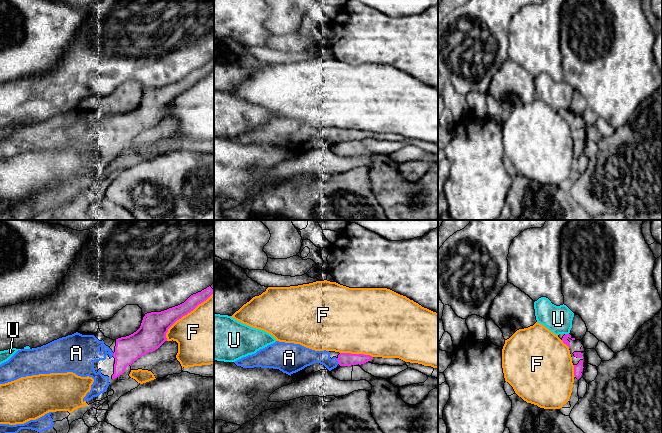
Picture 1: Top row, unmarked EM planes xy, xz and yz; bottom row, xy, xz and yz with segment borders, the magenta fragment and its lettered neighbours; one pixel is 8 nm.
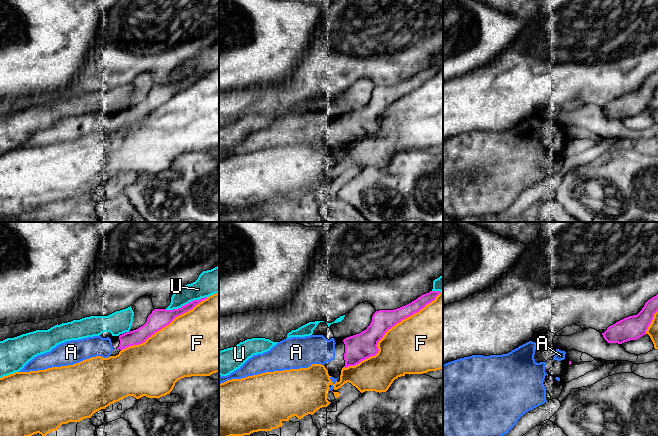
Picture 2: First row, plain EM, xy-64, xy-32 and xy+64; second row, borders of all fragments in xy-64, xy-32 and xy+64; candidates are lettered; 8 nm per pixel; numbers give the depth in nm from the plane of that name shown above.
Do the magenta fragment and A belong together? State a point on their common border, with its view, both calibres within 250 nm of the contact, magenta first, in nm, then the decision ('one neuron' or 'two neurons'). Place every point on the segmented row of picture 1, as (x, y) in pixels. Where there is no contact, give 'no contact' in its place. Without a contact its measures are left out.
meets magenta in xz at (337, 360); 110 nm thick on the magenta side, 140 nm on the other; one neuron

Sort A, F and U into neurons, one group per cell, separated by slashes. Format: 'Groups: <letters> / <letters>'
Groups: A / F / U

